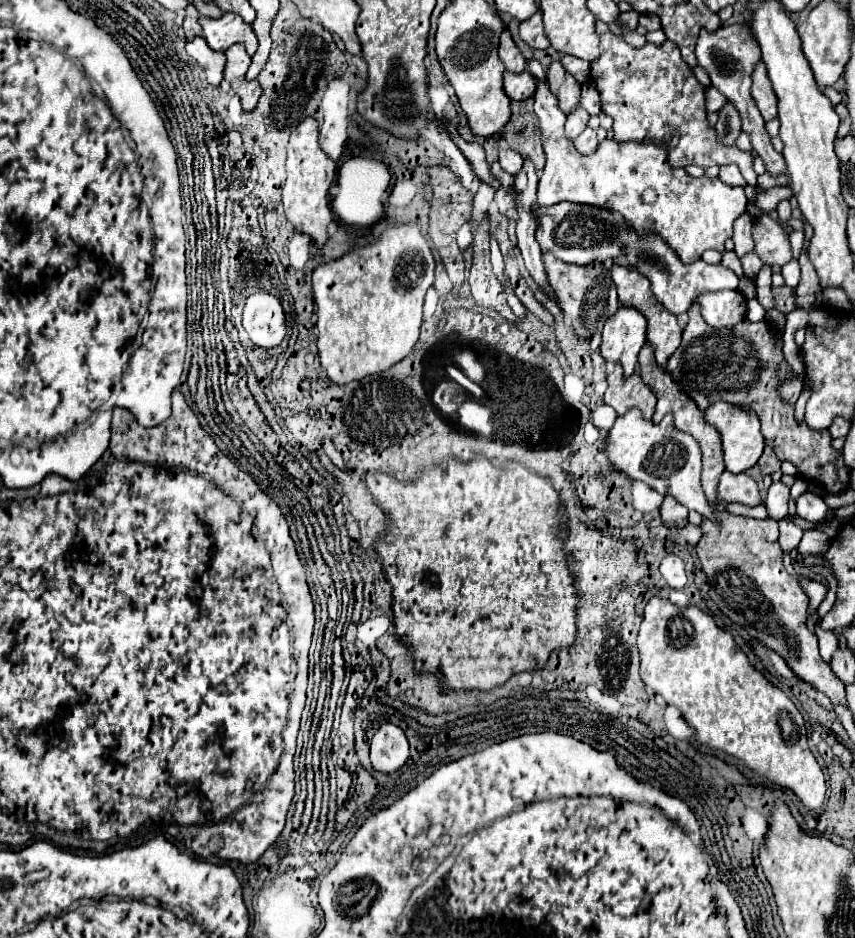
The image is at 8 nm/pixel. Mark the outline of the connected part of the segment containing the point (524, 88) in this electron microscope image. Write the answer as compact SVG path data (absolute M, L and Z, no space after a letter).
M524 70L520 74L504 72L504 90L510 96L510 100L526 100L536 90L536 78L528 70Z

